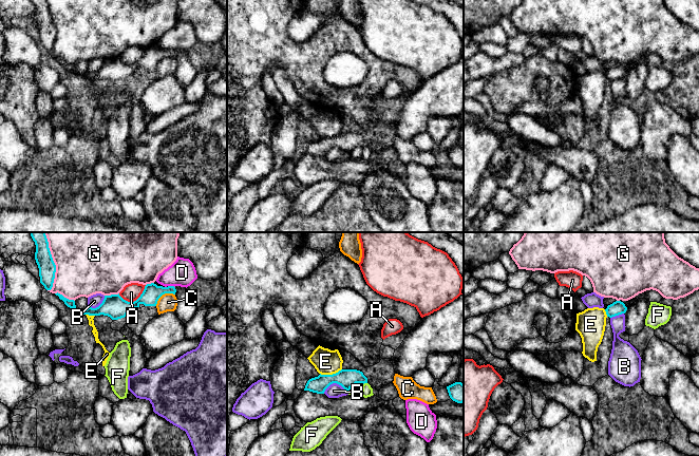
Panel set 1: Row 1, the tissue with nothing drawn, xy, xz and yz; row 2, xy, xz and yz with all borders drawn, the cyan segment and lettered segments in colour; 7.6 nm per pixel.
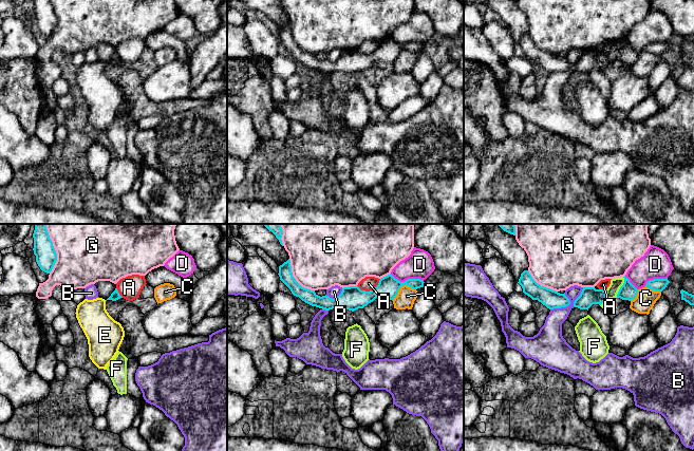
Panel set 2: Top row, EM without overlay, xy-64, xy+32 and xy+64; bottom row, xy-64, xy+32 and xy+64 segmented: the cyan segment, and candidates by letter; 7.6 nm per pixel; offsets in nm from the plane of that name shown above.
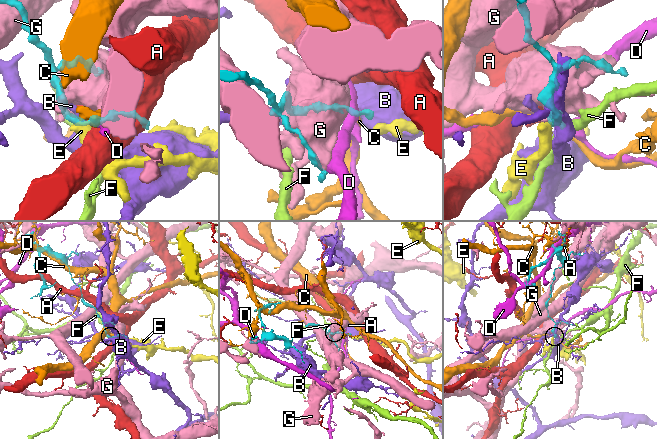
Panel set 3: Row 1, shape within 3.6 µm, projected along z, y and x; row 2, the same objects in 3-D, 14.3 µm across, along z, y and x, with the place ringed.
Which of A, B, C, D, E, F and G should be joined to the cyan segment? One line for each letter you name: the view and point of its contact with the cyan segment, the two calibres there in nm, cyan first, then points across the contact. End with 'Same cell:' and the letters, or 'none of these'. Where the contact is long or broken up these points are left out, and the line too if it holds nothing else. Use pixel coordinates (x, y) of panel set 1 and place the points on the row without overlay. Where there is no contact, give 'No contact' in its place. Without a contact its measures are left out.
Same cell: none of these

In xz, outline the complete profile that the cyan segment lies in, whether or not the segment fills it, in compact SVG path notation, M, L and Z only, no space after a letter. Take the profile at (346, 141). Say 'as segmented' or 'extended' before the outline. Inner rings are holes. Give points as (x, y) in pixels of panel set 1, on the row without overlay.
as segmented | M341 133L333 138L320 137L318 140L309 142L304 154L324 157L325 153L333 147L337 147L350 155L351 151L356 147L367 147L367 141L357 133Z

